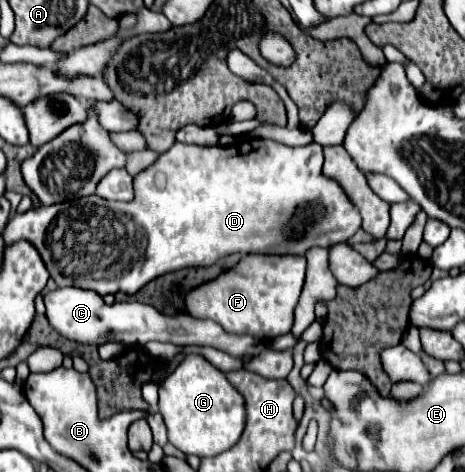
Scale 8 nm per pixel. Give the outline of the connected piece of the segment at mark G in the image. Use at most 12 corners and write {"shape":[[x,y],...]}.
{"shape":[[188,354],[158,390],[168,440],[216,456],[245,428],[224,372]]}

